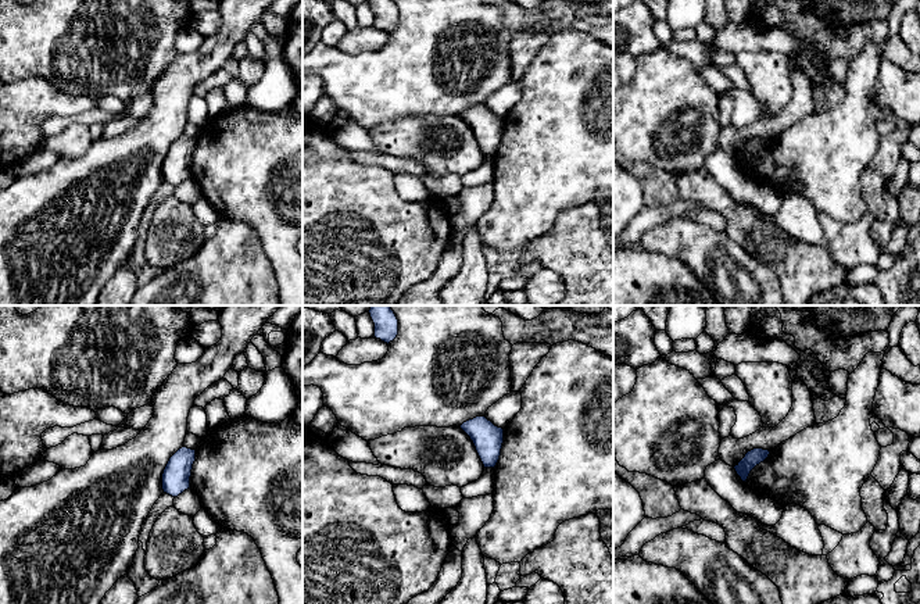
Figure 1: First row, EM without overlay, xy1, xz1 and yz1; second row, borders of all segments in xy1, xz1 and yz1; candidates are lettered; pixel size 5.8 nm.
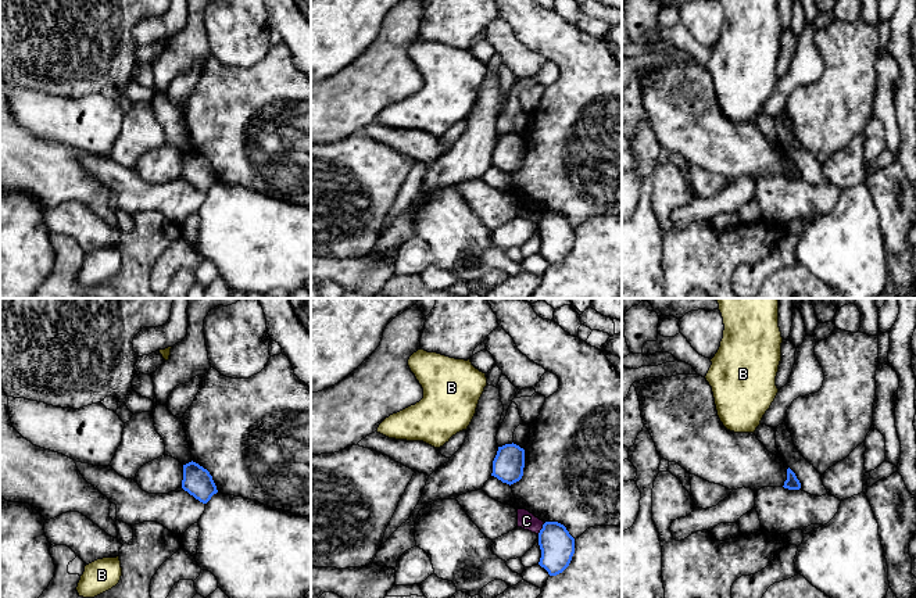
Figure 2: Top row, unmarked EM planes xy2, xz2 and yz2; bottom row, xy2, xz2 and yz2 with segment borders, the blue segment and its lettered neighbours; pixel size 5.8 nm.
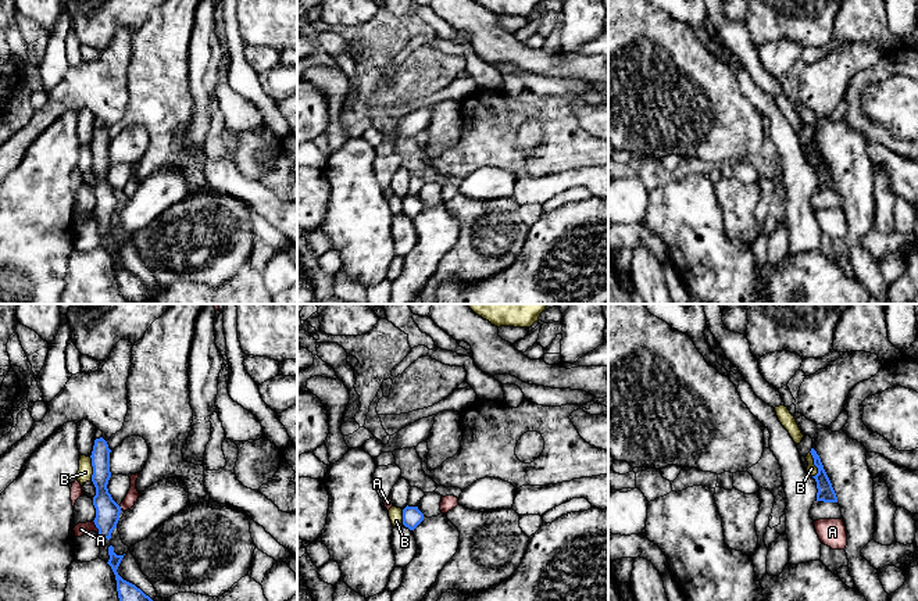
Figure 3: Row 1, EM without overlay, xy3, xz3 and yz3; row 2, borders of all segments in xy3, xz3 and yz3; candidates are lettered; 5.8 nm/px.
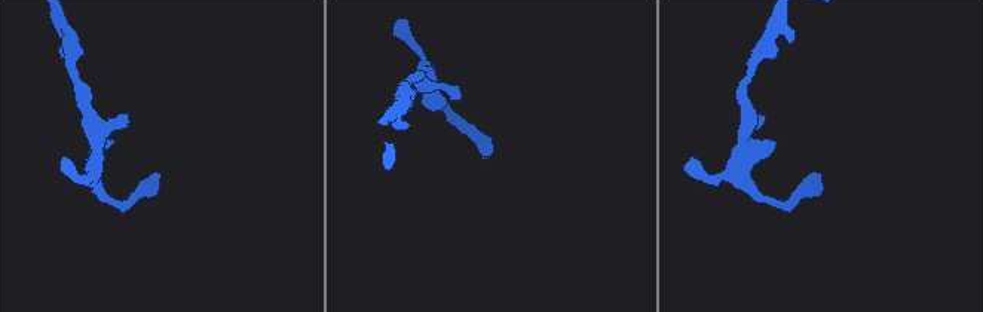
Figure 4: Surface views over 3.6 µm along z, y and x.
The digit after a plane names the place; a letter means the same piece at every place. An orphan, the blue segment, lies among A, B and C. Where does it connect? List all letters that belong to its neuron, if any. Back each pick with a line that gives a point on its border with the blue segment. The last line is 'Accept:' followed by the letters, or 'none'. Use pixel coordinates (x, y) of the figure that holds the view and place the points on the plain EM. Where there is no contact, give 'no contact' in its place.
Accept: none

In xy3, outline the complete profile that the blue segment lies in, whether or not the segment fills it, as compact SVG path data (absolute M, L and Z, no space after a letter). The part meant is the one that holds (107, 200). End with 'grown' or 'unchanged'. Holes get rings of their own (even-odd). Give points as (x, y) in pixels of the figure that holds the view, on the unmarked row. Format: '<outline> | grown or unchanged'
M119 29L111 43L100 50L100 56L96 61L82 61L71 65L65 76L47 93L44 107L40 111L35 111L32 118L19 130L0 144L0 183L19 165L29 146L47 126L56 122L67 111L78 112L82 108L87 108L96 118L103 121L103 125L94 129L90 144L93 155L92 171L96 176L96 185L93 186L96 207L93 211L99 218L99 226L111 228L111 222L119 210L121 196L112 189L107 178L111 167L111 139L108 137L107 129L122 118L128 103L126 71L132 54L132 36L129 29Z | grown

